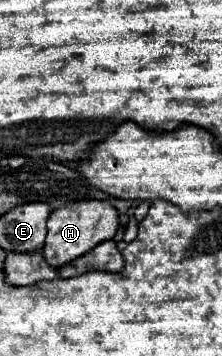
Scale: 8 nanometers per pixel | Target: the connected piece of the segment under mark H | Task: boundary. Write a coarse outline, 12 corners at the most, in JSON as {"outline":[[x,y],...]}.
{"outline":[[101,200],[51,212],[43,258],[61,268],[111,240],[119,214]]}

